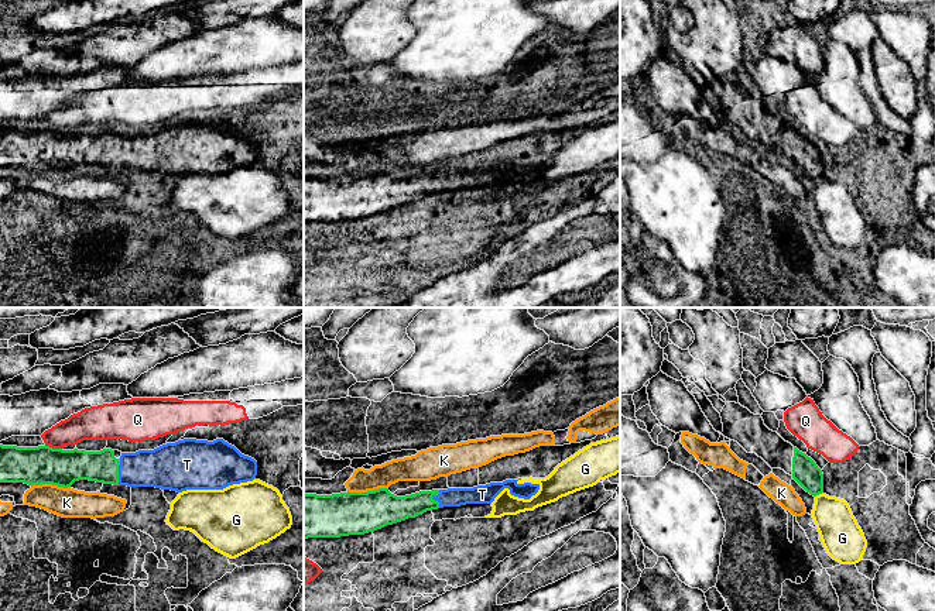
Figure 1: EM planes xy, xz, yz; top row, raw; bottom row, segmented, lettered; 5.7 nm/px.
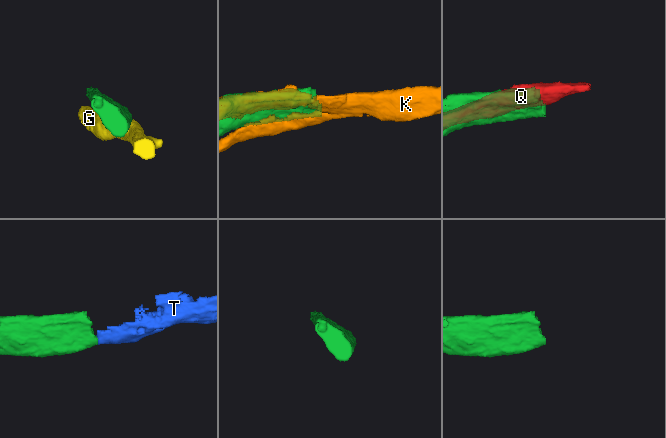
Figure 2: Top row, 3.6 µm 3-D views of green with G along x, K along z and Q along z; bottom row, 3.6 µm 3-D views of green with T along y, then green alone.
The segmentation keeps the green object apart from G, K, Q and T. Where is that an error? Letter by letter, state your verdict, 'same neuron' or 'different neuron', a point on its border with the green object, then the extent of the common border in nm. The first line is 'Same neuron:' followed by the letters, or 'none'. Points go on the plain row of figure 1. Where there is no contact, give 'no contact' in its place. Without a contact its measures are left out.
Same neuron: T
G: different neuron; meets green in yz at (818, 178); contact 50 nm long
K: different neuron; meets green in xz at (367, 175); contact 240 nm long
Q: different neuron; meets green in xy at (54, 133); contact 100 nm long
T: same neuron; meets green in xy at (117, 155); contact 150 nm long

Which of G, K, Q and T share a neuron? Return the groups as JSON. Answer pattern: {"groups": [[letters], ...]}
{"groups": [["G"], ["K"], ["Q"], ["T"]]}

